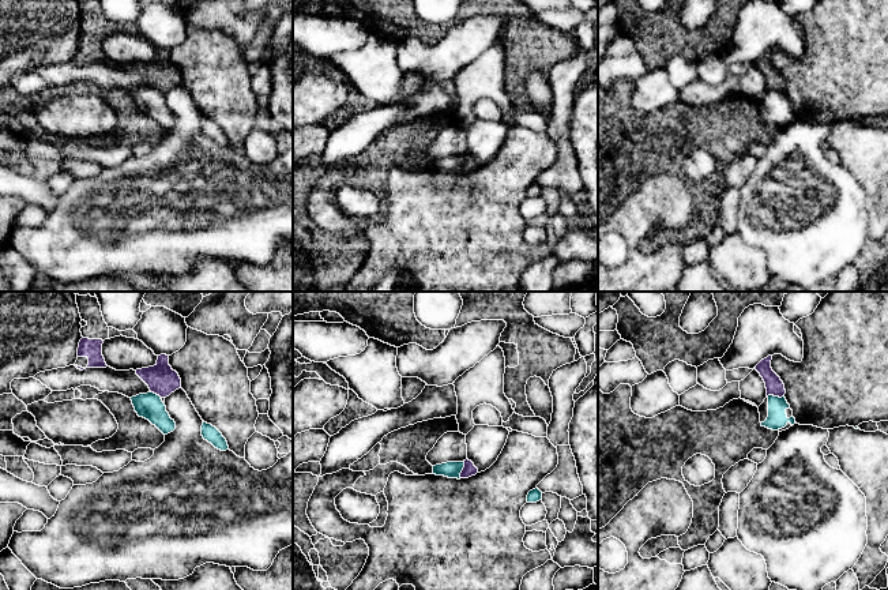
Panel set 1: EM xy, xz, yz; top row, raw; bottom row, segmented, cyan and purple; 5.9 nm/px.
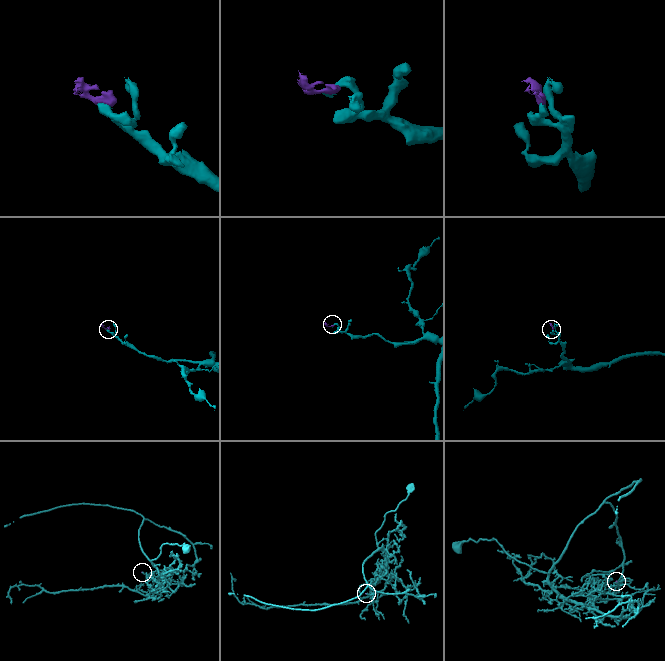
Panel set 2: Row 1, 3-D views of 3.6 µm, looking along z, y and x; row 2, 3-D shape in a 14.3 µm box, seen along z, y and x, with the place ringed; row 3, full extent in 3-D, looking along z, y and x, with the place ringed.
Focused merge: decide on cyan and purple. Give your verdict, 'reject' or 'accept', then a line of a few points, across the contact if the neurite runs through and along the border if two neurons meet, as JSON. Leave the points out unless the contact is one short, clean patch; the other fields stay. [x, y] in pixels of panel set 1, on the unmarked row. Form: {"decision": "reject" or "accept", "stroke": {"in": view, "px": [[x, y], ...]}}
{"decision": "reject", "stroke": {"in": "xz", "px": [[463, 156], [459, 172]]}}

